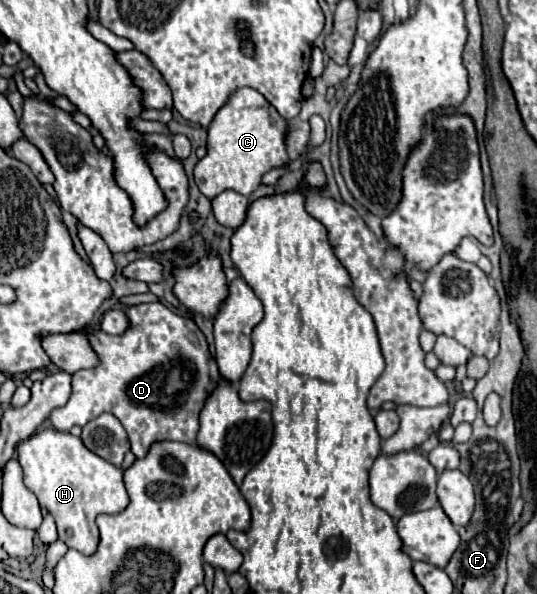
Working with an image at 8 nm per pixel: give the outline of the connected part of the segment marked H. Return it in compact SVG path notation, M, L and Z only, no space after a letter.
M42 430L20 442L16 452L24 470L24 484L36 494L40 506L54 516L58 538L82 554L96 554L100 542L96 516L118 514L130 502L122 482L122 470L90 452L82 440L70 432Z

